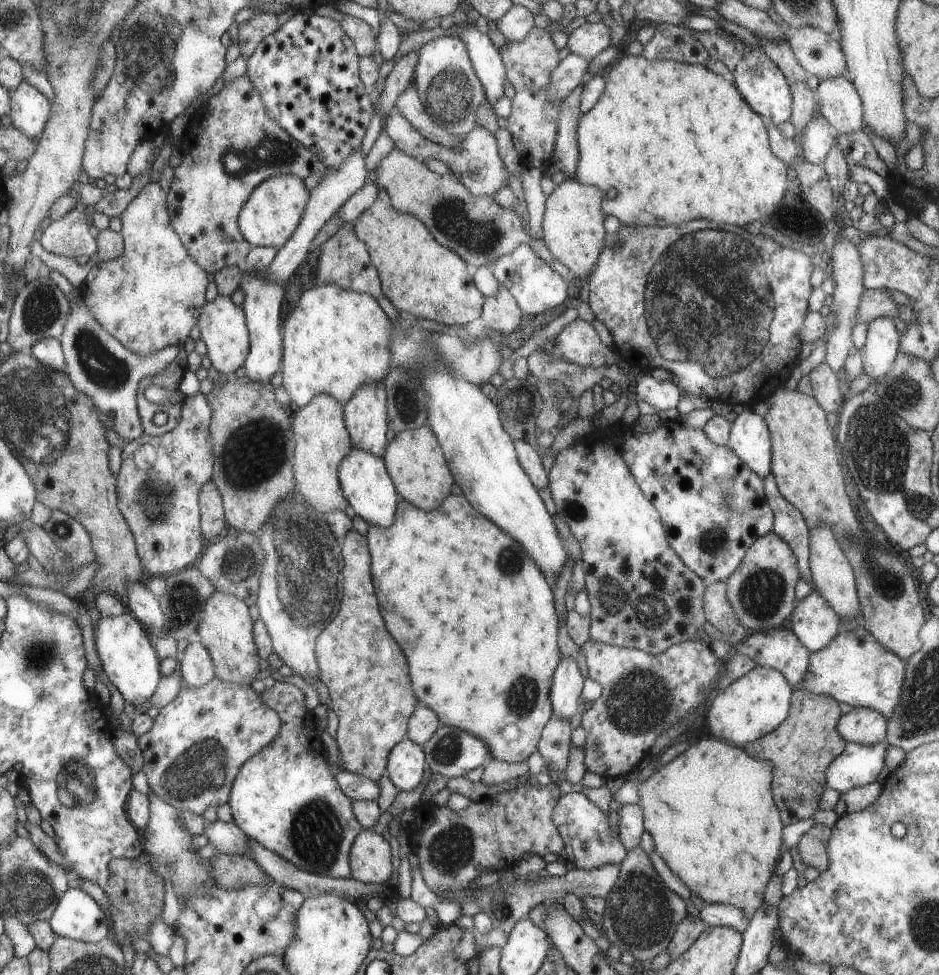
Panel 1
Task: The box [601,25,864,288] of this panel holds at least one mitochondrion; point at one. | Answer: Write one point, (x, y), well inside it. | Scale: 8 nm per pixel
(816, 51)

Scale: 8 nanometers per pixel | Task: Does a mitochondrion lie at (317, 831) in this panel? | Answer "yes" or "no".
yes

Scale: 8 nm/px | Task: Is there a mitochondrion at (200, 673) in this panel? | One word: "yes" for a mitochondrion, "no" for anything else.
no

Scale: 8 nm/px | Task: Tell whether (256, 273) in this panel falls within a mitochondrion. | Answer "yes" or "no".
no

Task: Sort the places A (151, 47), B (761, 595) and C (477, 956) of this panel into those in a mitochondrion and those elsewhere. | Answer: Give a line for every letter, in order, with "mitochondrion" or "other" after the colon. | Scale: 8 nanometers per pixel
A: mitochondrion
B: mitochondrion
C: other

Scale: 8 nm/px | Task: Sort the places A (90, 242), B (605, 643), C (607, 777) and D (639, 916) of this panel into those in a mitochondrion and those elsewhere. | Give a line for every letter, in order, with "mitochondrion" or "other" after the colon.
A: other
B: other
C: other
D: mitochondrion

